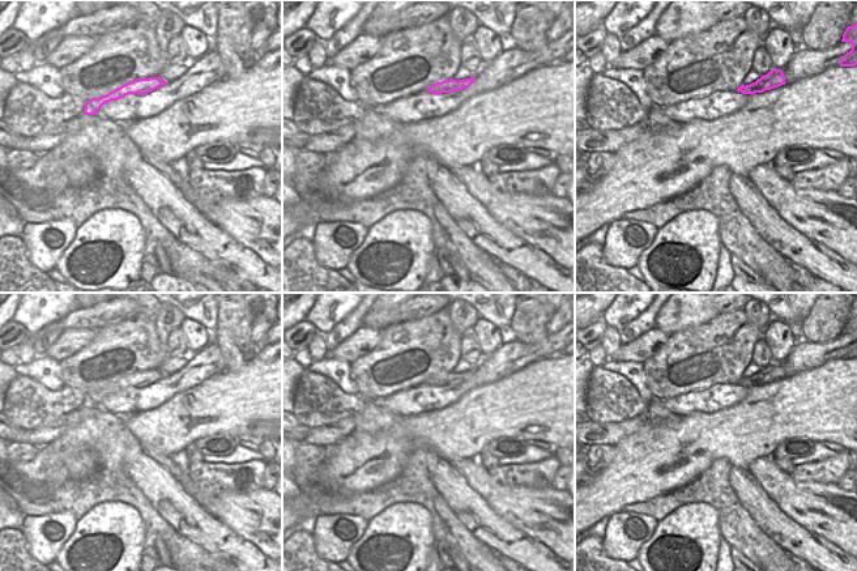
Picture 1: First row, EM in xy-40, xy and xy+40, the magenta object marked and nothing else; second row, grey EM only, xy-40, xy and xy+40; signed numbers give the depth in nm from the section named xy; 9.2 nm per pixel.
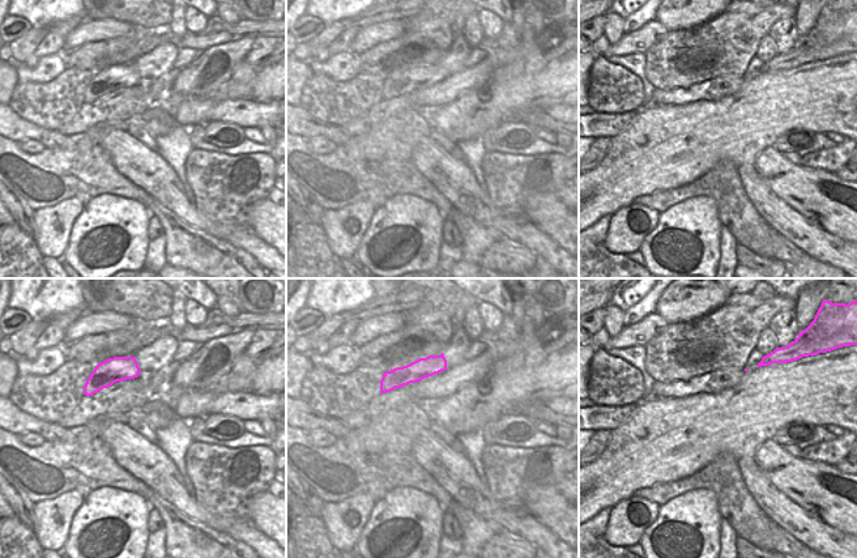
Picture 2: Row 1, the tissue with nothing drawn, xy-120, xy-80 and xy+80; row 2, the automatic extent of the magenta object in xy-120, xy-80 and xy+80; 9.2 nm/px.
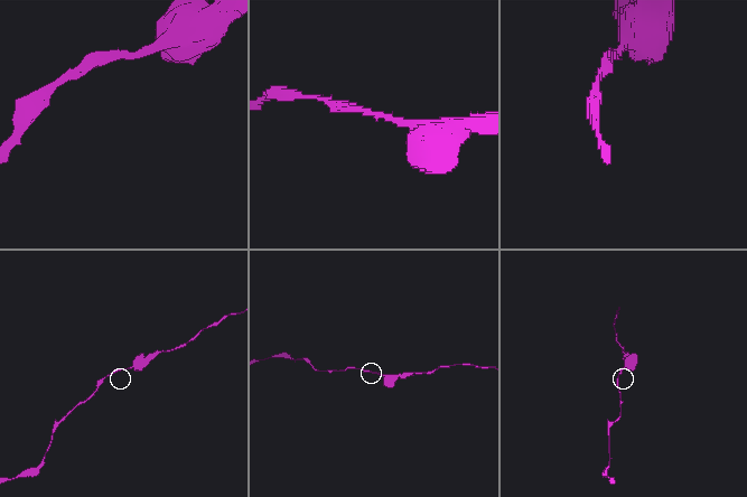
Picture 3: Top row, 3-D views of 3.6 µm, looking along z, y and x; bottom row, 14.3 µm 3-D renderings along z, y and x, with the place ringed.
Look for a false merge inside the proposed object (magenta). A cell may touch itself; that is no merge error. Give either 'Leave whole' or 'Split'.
Leave whole

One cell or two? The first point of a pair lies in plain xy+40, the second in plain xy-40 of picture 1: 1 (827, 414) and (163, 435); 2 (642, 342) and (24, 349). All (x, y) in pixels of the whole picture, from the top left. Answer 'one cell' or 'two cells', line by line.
1: one cell
2: two cells

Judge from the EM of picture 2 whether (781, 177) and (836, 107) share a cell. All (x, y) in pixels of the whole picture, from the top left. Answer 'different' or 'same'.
different

